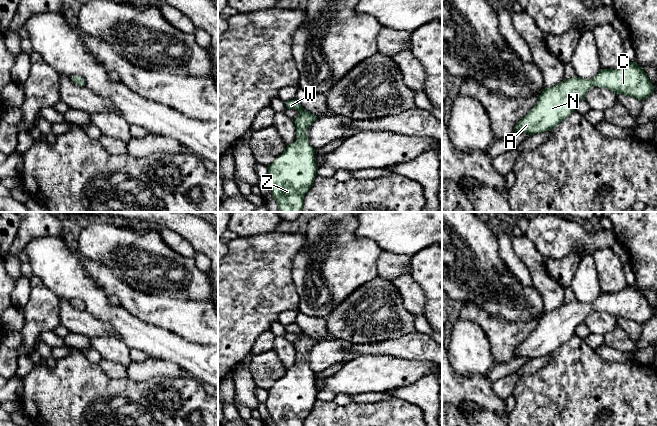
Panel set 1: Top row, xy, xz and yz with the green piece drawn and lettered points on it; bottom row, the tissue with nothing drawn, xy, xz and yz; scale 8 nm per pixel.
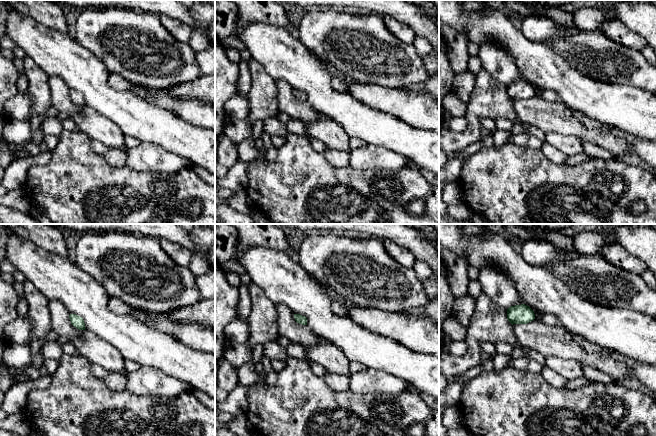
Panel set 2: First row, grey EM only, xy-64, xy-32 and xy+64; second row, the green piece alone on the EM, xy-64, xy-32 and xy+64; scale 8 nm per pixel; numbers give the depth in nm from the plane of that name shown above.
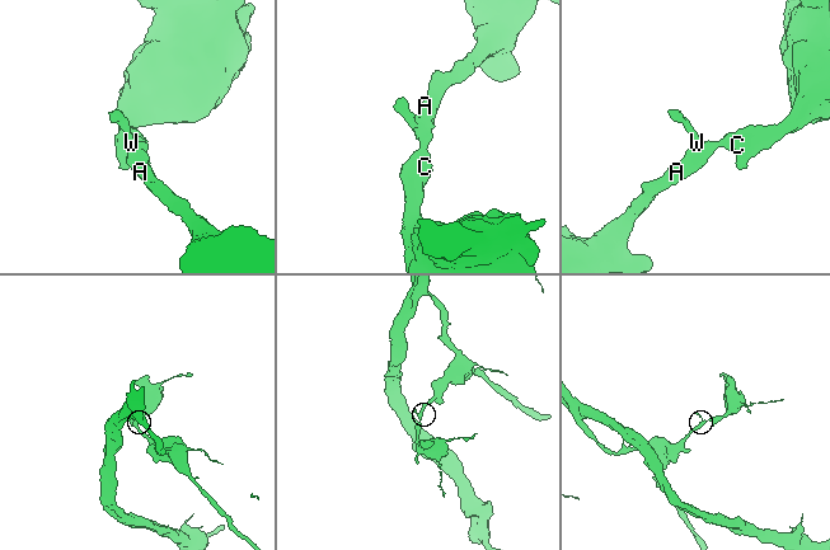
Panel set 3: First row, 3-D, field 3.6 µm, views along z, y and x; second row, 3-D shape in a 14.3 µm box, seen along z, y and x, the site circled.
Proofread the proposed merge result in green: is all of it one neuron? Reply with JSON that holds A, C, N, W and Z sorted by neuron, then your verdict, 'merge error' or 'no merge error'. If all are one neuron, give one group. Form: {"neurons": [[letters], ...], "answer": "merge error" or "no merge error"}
{"neurons": [["A", "C", "N", "W", "Z"]], "answer": "no merge error"}

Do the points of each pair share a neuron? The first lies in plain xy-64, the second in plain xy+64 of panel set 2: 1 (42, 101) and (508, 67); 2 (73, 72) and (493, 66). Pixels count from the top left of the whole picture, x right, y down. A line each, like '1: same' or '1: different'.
1: different
2: same

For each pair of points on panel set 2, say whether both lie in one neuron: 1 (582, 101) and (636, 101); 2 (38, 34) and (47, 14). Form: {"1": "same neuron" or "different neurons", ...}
{"1": "same neuron", "2": "different neurons"}

